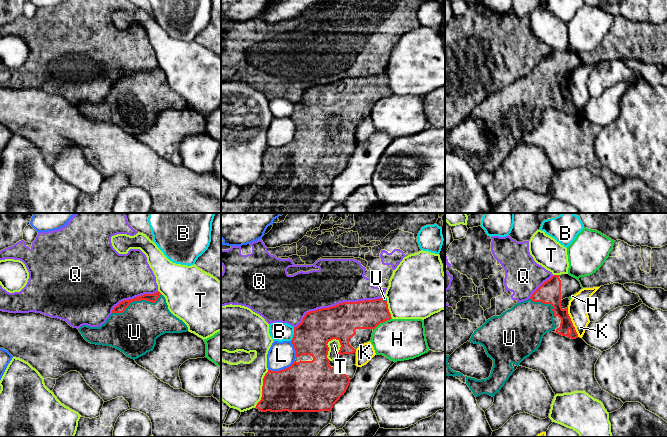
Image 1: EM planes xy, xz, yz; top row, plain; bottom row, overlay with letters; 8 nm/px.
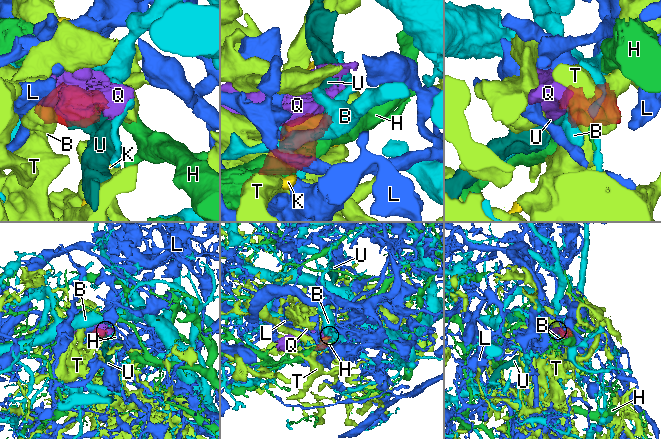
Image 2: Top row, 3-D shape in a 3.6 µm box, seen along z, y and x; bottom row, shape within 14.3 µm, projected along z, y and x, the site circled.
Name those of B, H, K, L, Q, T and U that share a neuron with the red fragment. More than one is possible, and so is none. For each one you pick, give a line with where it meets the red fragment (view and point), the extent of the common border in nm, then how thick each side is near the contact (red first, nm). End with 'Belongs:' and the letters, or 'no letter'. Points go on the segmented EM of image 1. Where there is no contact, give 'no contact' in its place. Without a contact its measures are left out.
U: contact xy (136, 300); length 420 nm; calibres 80 and 360 nm
Belongs: U

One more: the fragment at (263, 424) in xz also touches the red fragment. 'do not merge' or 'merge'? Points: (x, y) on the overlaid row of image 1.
merge

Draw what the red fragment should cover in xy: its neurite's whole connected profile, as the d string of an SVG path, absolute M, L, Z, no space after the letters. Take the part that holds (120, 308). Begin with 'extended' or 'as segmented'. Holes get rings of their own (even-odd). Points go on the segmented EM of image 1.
extended; M158 291L154 294L144 294L120 302L100 327L83 325L78 330L87 342L111 346L135 360L147 352L153 351L156 339L161 335L187 332L188 327L169 311L165 297Z

